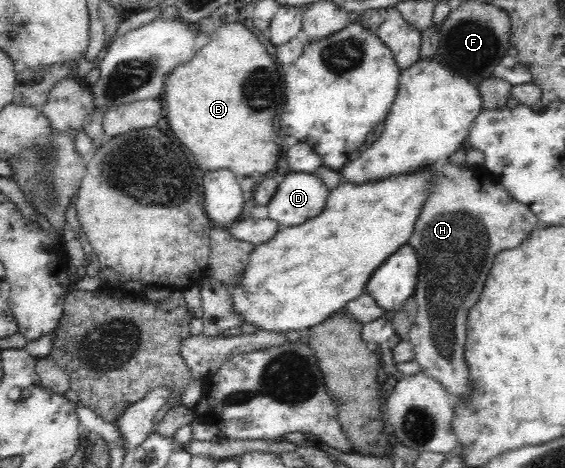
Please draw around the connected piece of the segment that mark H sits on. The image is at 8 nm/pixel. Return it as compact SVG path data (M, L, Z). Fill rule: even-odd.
M446 163L438 175L436 184L431 187L431 195L418 215L416 231L410 237L419 258L418 283L415 289L417 316L409 333L409 341L415 351L415 360L421 372L434 378L455 402L470 398L470 368L466 364L465 347L467 340L466 320L469 309L478 301L478 295L484 287L484 279L492 269L498 251L512 249L521 243L534 228L541 224L528 209L514 200L494 178L482 169L456 169Z

